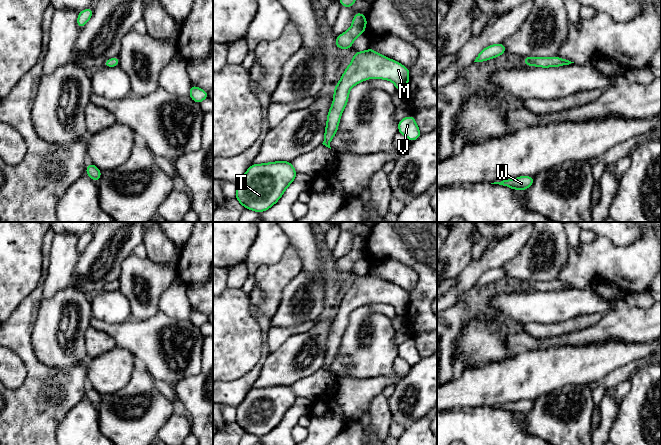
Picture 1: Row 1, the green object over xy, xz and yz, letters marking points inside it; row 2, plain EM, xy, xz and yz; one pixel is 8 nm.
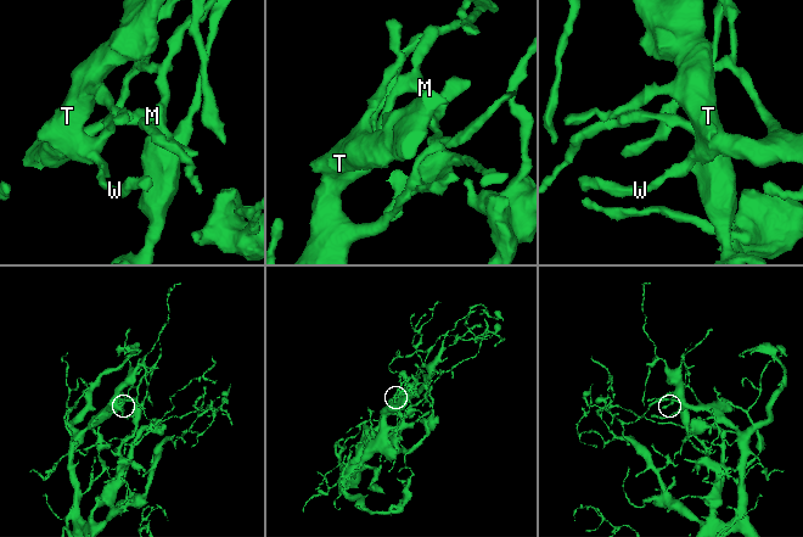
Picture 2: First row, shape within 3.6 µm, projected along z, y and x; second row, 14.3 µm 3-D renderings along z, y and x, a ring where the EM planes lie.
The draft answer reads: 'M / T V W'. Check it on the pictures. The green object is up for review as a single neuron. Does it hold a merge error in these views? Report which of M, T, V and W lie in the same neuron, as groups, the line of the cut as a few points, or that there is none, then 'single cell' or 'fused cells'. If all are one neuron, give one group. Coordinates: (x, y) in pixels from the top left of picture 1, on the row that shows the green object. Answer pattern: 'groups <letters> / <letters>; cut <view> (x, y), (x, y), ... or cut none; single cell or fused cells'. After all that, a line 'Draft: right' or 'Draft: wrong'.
groups M T V W; cut none; single cell
Draft: wrong

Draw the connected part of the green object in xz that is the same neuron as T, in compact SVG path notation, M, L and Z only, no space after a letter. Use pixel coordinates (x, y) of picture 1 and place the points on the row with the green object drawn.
M291 162L252 164L236 183L236 197L245 209L268 210L294 181L297 172Z

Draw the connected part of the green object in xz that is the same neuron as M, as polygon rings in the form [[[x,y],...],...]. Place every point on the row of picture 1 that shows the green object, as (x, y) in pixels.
[[[372,48],[363,52],[354,52],[353,61],[344,71],[340,81],[334,87],[334,97],[328,111],[323,145],[330,148],[335,136],[341,114],[346,107],[350,89],[370,78],[392,81],[397,91],[405,92],[409,81],[410,70],[404,65],[387,58]]]

